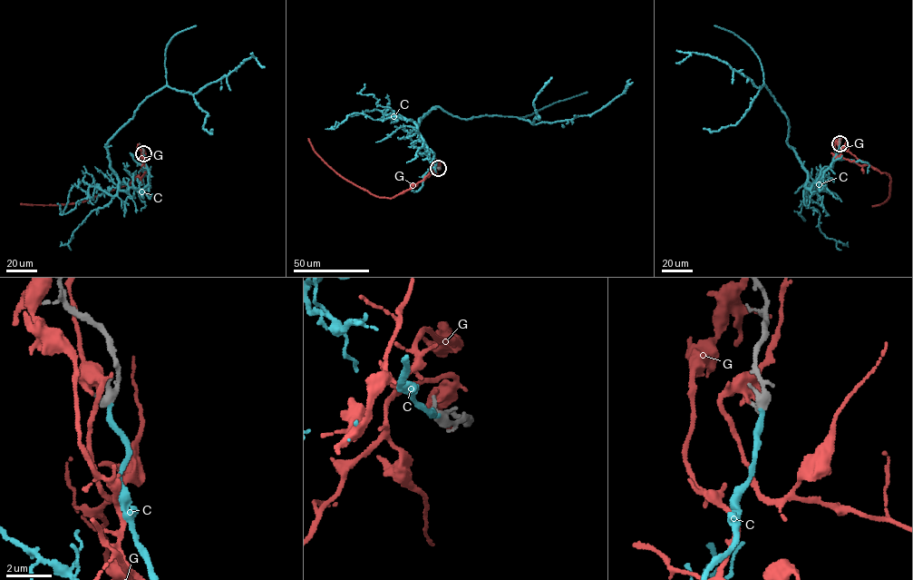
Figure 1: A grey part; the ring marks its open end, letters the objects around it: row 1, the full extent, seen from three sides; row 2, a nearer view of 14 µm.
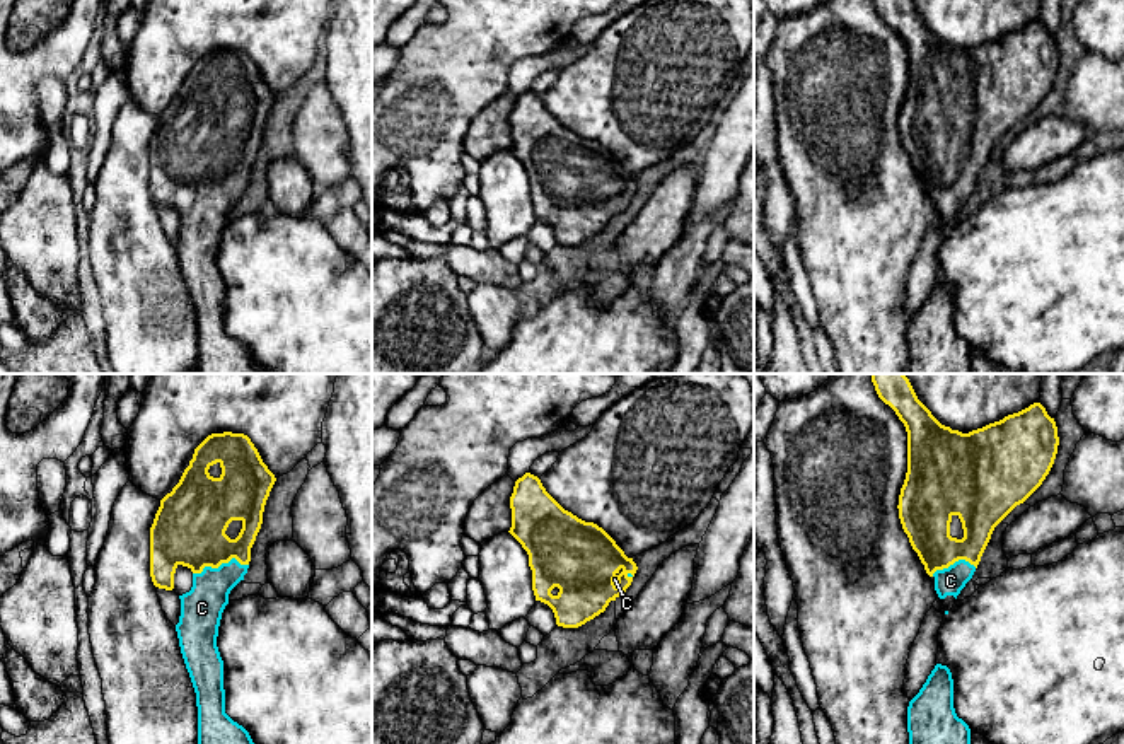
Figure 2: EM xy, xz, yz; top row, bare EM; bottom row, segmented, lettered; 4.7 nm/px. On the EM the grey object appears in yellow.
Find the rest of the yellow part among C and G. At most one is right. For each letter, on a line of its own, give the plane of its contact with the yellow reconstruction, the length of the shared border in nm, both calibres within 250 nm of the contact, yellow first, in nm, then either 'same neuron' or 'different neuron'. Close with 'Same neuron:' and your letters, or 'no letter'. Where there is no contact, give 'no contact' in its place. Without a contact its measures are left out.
C: xy | 260 nm | 340/200 nm | same neuron
G: no contact | different neuron
Same neuron: C

